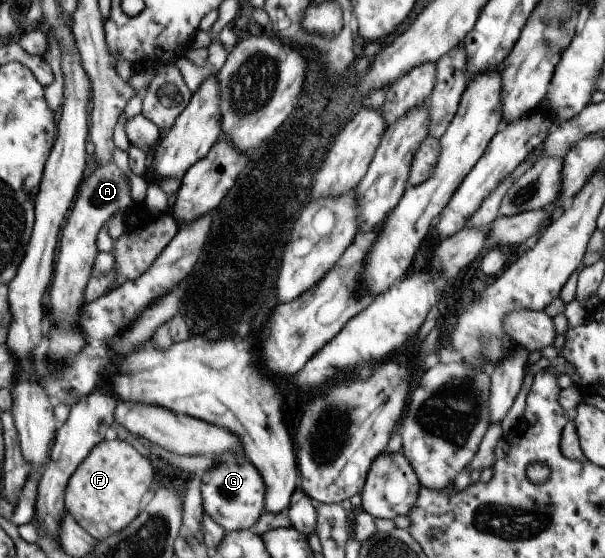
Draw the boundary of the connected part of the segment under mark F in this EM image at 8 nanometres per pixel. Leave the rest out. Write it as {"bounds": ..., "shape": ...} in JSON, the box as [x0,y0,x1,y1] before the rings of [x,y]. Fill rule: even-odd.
{"bounds":[65,436,155,542],"shape":[[[110,436],[92,449],[70,478],[65,507],[82,528],[101,542],[136,520],[141,513],[142,496],[150,490],[154,480],[155,470],[150,458],[144,458],[132,444]]]}

